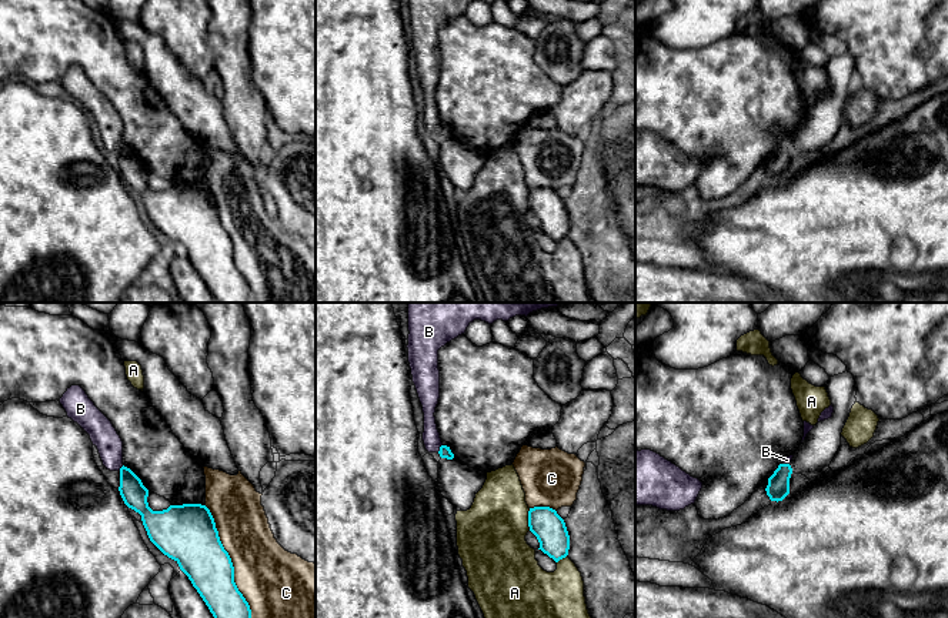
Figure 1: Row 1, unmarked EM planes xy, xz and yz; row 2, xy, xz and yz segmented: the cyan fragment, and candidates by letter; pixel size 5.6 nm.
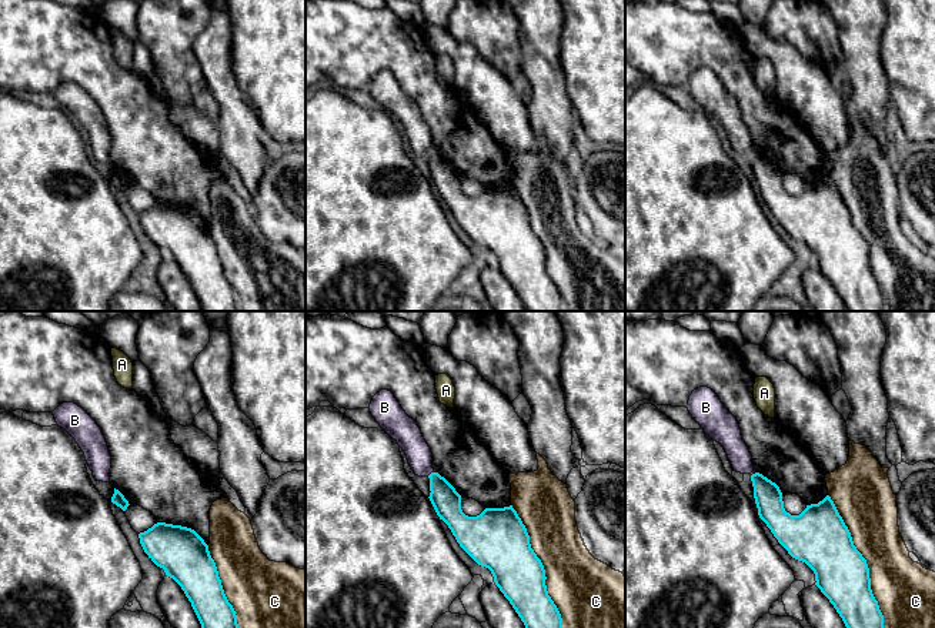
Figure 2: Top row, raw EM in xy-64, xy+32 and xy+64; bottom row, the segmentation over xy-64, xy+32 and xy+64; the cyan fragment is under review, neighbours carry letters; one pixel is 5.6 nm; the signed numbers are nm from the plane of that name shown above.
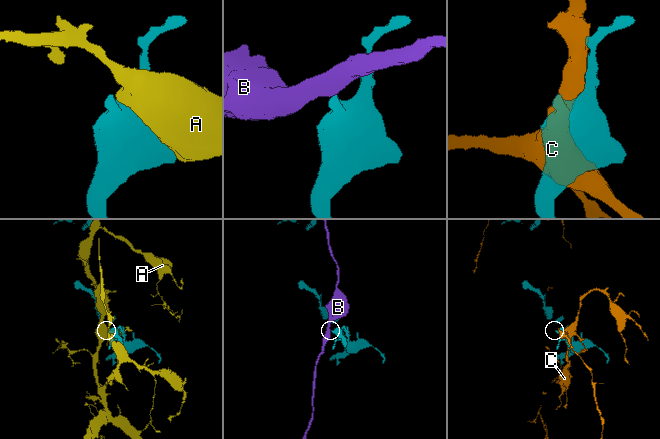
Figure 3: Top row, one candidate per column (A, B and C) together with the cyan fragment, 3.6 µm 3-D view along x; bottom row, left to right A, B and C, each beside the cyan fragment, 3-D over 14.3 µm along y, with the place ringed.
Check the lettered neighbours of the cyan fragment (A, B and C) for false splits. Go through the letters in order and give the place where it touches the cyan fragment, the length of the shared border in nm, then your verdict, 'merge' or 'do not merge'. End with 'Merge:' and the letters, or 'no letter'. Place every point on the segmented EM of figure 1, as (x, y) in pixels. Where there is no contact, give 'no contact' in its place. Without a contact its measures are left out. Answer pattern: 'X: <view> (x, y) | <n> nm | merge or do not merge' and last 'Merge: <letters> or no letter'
A: xz (528, 520) | 130 nm | do not merge
B: xz (440, 448) | 50 nm | do not merge
C: xy (230, 561) | 700 nm | do not merge
Merge: no letter

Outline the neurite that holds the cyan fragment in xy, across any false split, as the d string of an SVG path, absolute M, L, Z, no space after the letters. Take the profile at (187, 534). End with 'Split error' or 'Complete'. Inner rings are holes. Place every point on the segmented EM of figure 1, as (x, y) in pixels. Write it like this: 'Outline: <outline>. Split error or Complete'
Outline: M127 467L120 468L120 495L124 504L141 515L150 541L174 559L188 577L214 618L251 618L251 609L234 582L234 567L224 549L210 510L201 504L170 505L163 511L148 507L148 490Z. Complete

